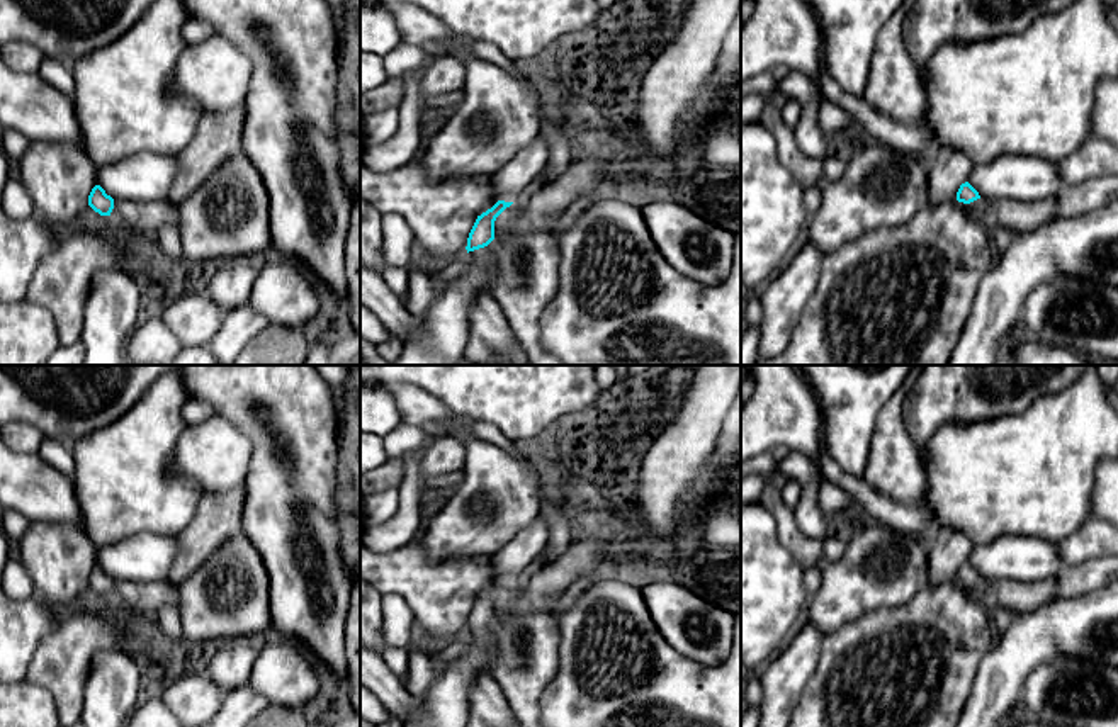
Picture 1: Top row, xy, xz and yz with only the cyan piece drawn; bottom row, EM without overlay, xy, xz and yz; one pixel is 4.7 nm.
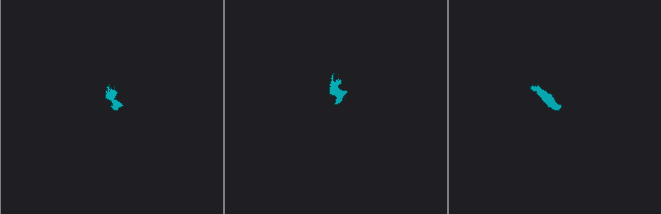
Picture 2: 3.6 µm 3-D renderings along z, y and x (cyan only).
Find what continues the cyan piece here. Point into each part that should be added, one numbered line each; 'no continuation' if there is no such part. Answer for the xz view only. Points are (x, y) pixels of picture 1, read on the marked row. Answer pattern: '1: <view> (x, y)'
1: xz (527, 265)

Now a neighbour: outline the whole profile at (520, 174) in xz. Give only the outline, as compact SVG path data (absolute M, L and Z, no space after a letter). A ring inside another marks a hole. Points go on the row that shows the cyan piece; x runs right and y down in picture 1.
M539 132L503 168L493 173L493 185L500 200L522 199L539 180L549 163L549 143Z

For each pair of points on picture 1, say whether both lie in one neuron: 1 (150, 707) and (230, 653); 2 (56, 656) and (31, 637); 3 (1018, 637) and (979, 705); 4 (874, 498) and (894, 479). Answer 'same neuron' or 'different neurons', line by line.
1: same neuron
2: different neurons
3: same neuron
4: different neurons

